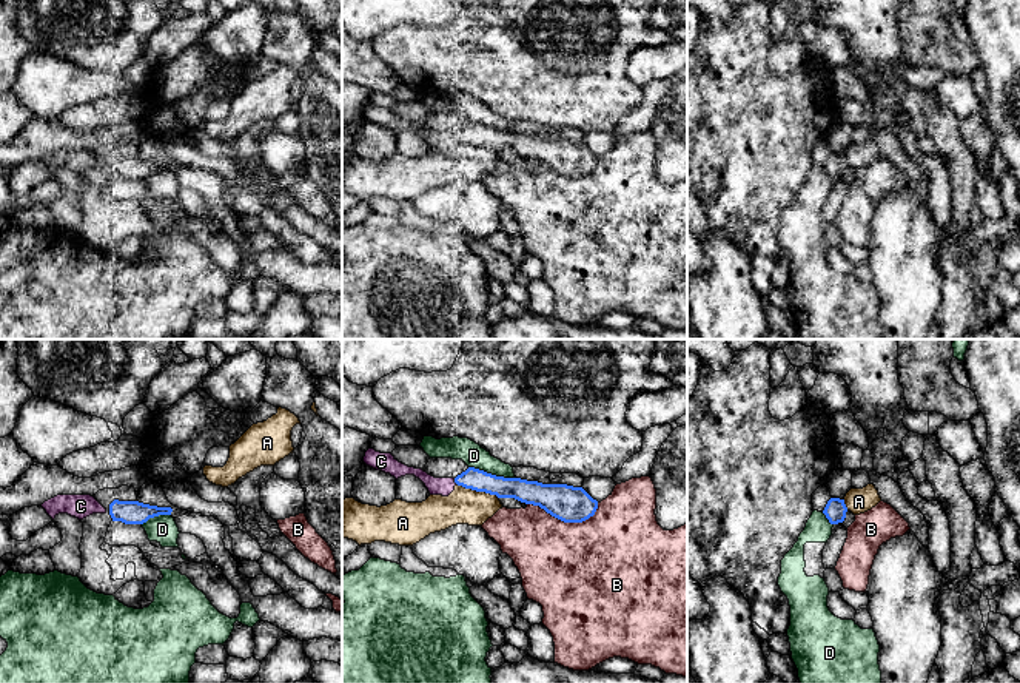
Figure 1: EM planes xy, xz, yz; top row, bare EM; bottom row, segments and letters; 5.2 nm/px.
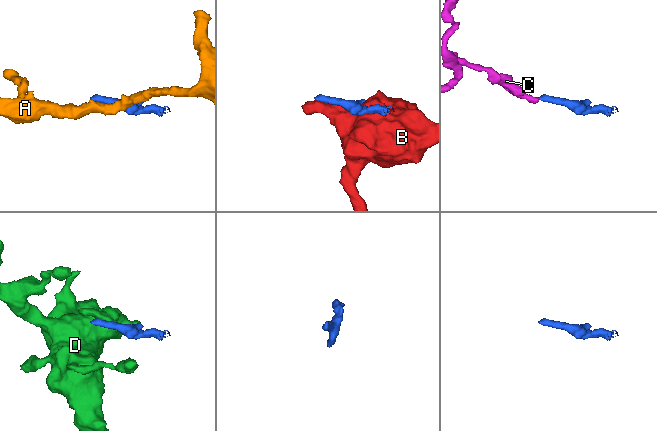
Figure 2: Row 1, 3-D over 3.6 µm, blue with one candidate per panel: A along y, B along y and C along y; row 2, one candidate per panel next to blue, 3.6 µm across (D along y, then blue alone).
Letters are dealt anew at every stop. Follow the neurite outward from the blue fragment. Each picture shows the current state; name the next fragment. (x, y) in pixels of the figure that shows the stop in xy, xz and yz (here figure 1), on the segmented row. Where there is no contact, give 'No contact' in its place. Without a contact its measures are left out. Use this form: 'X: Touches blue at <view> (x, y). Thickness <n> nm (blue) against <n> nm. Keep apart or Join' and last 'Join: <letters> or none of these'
A: Touches blue at xz (478, 491). Thickness 120 nm (blue) against 190 nm. Keep apart
B: Touches blue at xz (564, 521). Thickness 190 nm (blue) against 480 nm. Keep apart
C: Touches blue at xz (455, 481). Thickness 110 nm (blue) against 100 nm. Join
D: Touches blue at xz (490, 474). Thickness 130 nm (blue) against 120 nm. Keep apart
Join: C

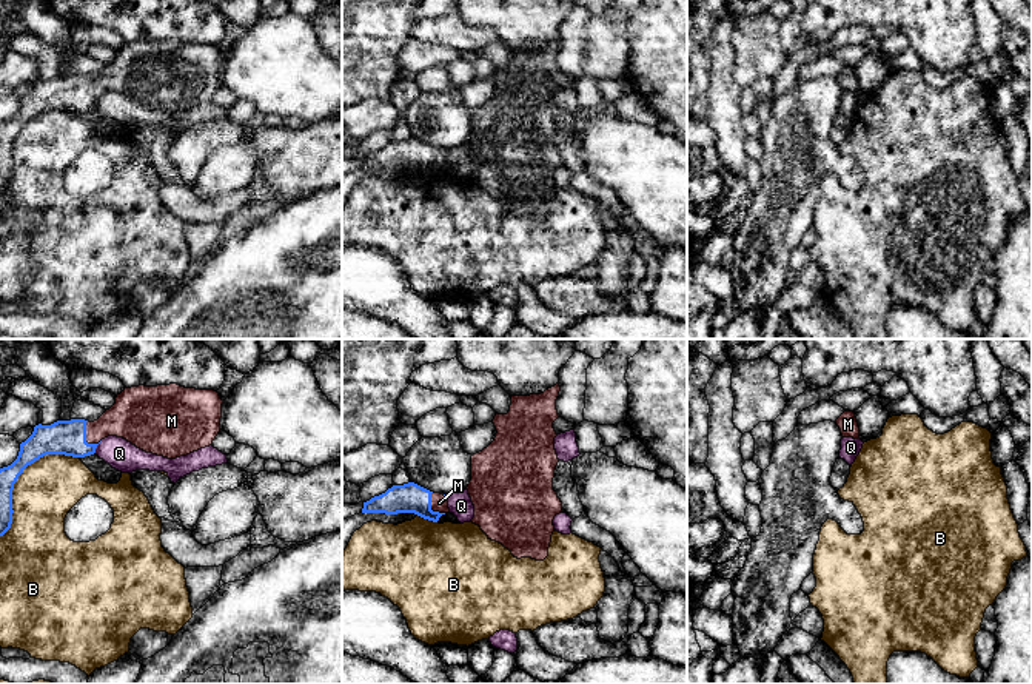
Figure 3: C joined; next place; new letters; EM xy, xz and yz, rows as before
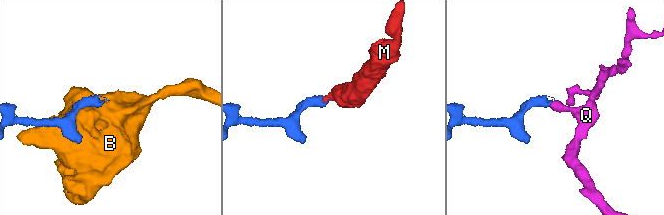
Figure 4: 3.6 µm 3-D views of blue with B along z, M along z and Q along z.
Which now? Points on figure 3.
B: Touches blue at xy (19, 475). Thickness 160 nm (blue) against 320 nm. Keep apart
M: Touches blue at xy (85, 436). Thickness 180 nm (blue) against 220 nm. Join
Q: Touches blue at xy (96, 447). Thickness 180 nm (blue) against 160 nm. Keep apart
Join: M

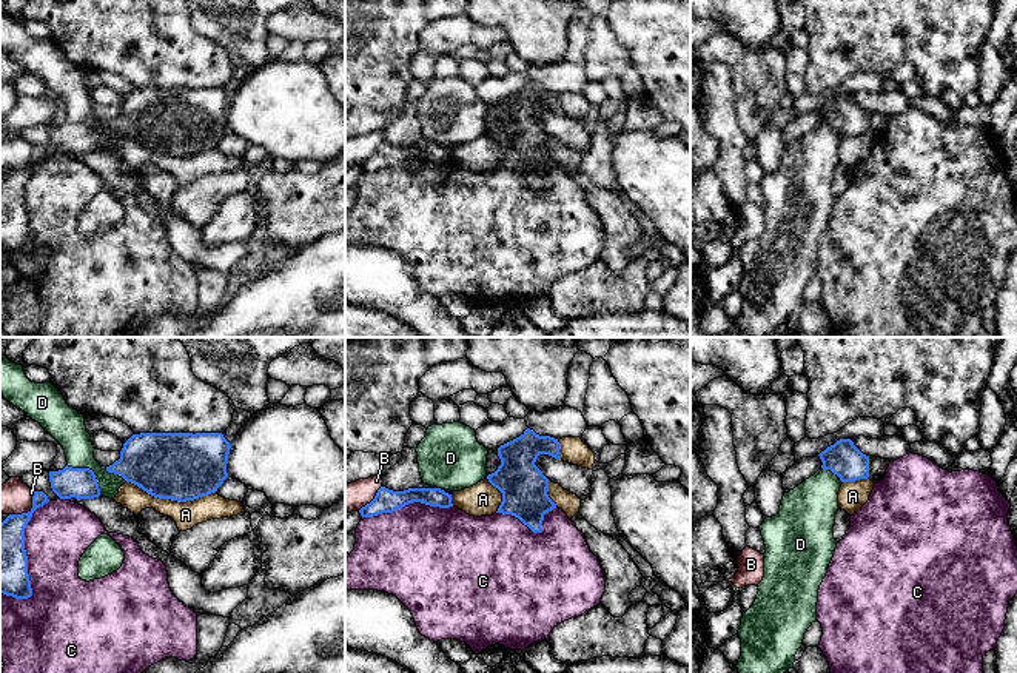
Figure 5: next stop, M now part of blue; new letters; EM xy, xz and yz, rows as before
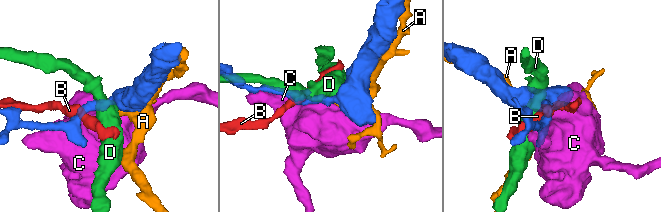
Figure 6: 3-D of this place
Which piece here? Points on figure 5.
A: Touches blue at xy (171, 499). Thickness 360 nm (blue) against 140 nm. Keep apart
B: Touches blue at xy (28, 512). Thickness 260 nm (blue) against 180 nm. Keep apart
C: Touches blue at xy (26, 558). Thickness 280 nm (blue) against 320 nm. Keep apart
D: Touches blue at xy (91, 470). Thickness 160 nm (blue) against 180 nm. Keep apart
Join: none of these

